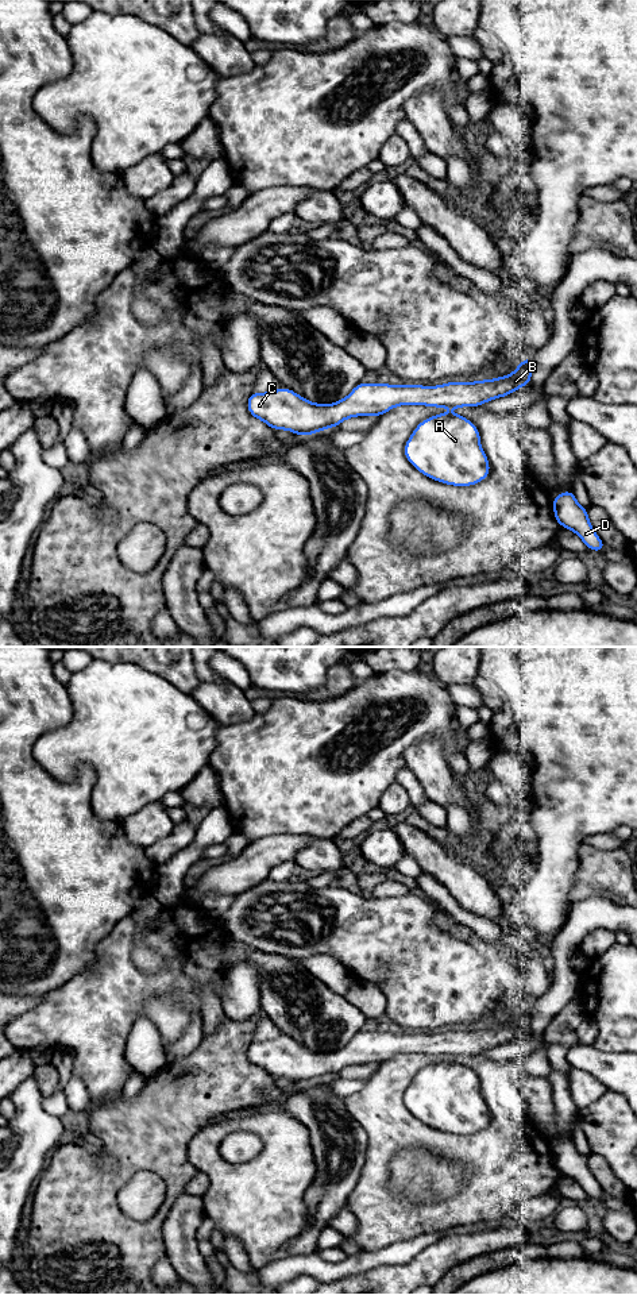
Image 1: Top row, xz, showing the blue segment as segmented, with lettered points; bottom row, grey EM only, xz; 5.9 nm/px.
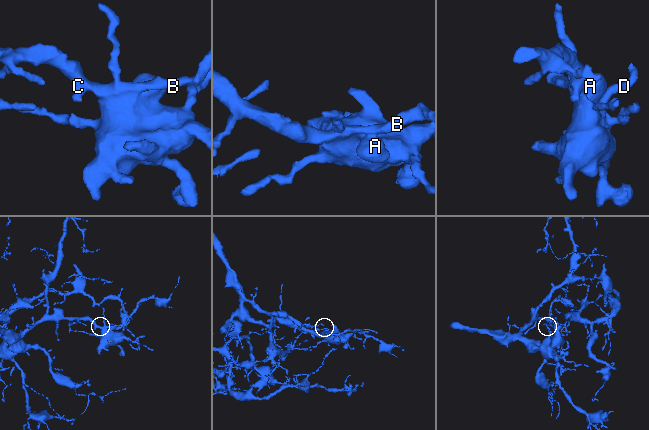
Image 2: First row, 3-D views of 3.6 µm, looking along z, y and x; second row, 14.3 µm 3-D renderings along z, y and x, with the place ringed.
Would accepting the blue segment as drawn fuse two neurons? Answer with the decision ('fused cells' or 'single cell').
single cell

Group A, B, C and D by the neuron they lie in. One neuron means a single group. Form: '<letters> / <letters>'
A B C D

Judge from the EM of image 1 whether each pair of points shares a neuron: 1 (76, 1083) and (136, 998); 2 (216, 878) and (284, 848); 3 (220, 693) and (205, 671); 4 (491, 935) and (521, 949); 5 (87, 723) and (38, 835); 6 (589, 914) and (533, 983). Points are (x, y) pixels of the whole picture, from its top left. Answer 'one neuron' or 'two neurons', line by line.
1: two neurons
2: one neuron
3: two neurons
4: two neurons
5: two neurons
6: two neurons

